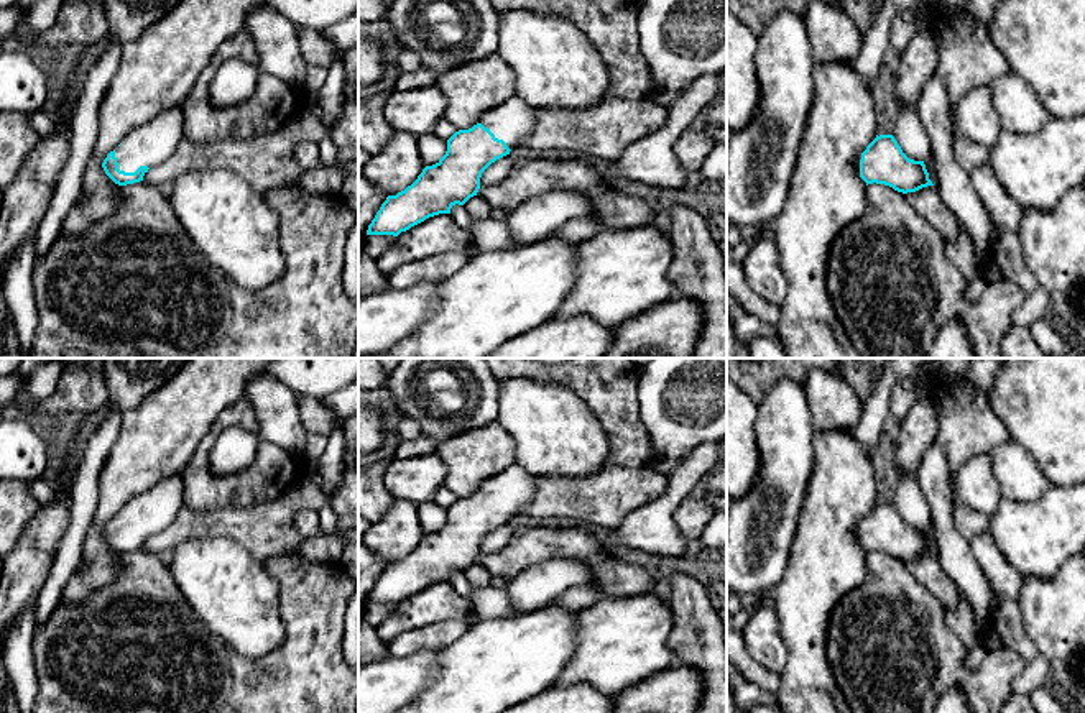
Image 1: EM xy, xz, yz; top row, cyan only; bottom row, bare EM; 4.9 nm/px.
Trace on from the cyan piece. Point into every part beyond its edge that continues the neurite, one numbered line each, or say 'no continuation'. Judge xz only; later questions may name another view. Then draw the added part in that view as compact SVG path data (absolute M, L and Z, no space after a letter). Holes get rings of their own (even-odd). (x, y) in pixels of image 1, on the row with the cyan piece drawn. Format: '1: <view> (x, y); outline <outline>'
1: xz (513, 122); outline M515 95L503 105L487 112L480 123L495 138L503 140L510 150L515 150L533 133L538 112L539 108Z

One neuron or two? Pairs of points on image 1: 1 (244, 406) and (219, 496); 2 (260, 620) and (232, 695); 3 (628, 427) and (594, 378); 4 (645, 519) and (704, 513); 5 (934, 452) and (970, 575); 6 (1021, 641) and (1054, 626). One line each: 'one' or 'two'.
1: one
2: two
3: one
4: two
5: one
6: two

